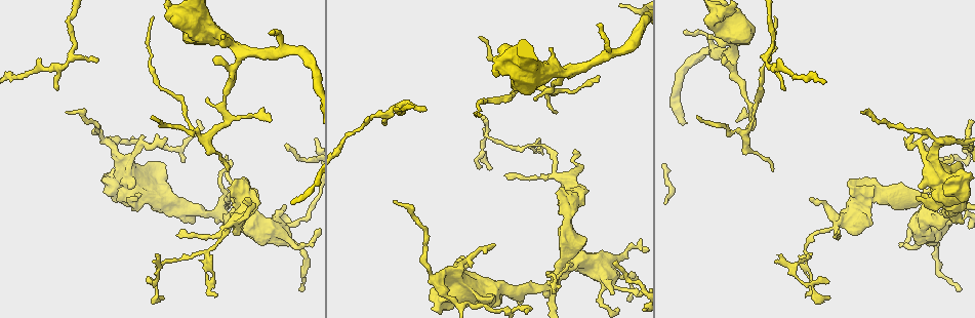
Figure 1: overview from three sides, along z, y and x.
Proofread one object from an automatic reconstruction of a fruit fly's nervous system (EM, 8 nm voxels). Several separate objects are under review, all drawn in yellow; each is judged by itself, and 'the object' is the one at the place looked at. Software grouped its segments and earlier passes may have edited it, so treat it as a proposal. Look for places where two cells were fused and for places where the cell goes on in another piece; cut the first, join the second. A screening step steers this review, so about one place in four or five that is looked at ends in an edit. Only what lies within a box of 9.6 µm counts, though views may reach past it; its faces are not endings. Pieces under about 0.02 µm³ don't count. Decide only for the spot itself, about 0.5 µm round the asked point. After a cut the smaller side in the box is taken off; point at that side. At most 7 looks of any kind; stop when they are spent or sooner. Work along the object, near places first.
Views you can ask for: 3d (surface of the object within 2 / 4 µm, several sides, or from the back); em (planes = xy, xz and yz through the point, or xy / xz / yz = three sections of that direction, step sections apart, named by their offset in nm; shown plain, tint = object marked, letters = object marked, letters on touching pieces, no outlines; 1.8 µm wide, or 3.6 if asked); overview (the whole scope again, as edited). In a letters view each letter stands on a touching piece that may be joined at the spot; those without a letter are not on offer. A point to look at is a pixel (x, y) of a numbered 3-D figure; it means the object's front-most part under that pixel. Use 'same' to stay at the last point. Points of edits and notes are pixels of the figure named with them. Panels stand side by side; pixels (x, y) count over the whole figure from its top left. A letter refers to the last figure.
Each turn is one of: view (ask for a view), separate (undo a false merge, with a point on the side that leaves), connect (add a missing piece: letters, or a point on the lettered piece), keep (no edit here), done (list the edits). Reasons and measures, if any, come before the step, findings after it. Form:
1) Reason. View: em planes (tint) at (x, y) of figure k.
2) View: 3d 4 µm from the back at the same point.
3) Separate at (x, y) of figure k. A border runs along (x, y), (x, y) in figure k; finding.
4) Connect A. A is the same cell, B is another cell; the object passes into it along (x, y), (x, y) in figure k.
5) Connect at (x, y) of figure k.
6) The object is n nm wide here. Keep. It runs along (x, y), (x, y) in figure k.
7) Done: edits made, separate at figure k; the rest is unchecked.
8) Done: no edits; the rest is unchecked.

View: em planes (tint) at (108, 143) of figure 1.

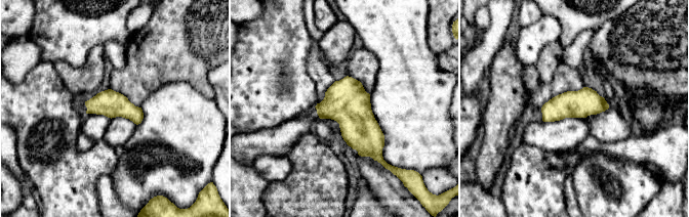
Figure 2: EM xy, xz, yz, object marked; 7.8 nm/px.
View: em planes (letters) at the same point.

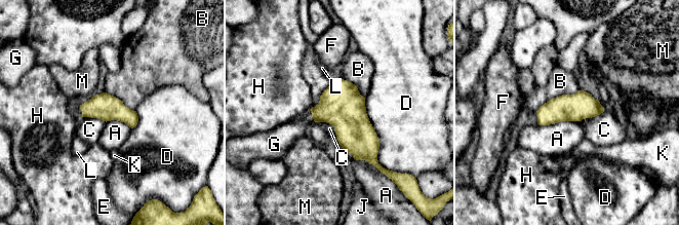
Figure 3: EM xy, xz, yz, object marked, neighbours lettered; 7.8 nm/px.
The object is 200 nm wide here. Connect G. G is the same cell, A, B, C, D, E, F, H, J, K, L and M are other cells; the object passes into it along (341, 105), (312, 116), (286, 134) in figure 3; the cell continues.

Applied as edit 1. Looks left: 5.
Abrupt turn. View: em 3.6 µm xy step 8 (tint) at (144, 191) of figure 1.

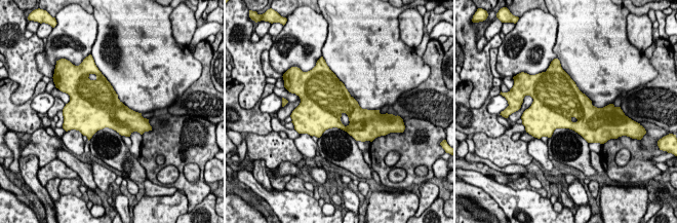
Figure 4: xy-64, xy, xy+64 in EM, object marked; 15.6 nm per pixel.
Cut it another way. View: em 3.6 µm planes (letters) at the same point.

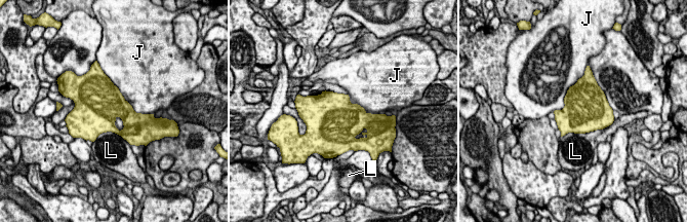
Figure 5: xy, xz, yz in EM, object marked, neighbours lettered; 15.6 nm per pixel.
The longest contact is with J, 850 nm. Keep. J and L are other cells; a border runs along (109, 78), (136, 112), (149, 114) in figure 5; continuous, no second cell.

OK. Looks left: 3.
Sharp bend. View: em planes (letters) at (397, 106) of figure 1.

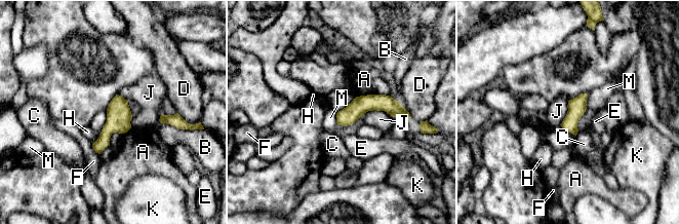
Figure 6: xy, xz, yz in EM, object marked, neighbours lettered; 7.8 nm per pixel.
Keep. A, B, C, D, E, F, H, J, K and M are other cells; it runs along (403, 111), (362, 104), (338, 120) in figure 6; one cell here.

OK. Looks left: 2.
Done: edits made, connect at figure 3; the rest is unchecked.

